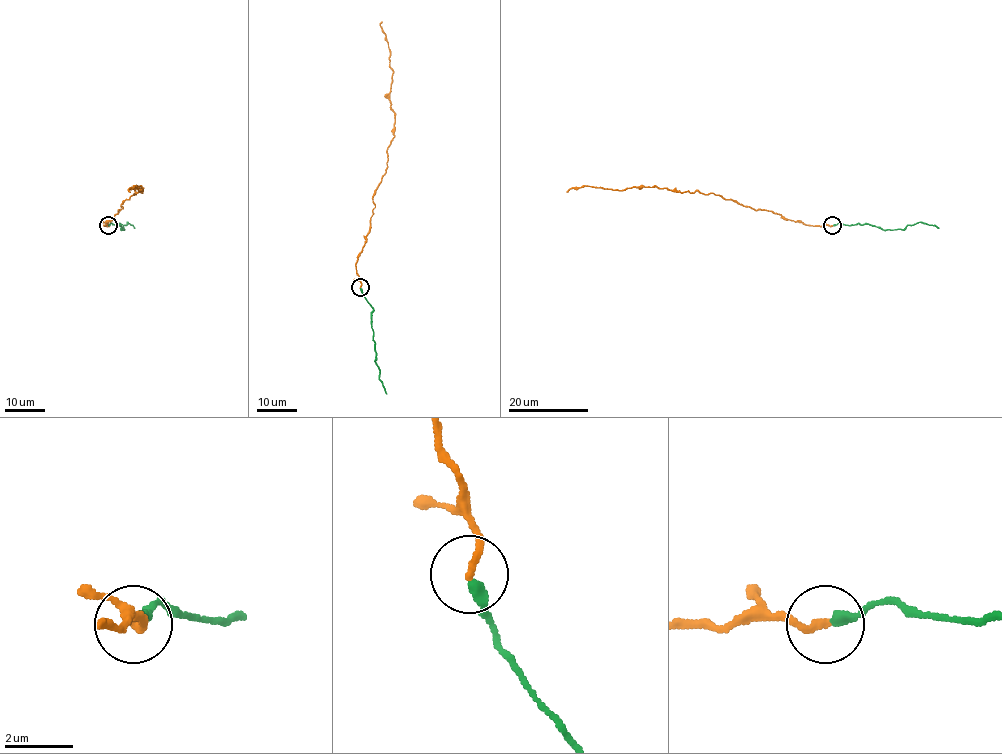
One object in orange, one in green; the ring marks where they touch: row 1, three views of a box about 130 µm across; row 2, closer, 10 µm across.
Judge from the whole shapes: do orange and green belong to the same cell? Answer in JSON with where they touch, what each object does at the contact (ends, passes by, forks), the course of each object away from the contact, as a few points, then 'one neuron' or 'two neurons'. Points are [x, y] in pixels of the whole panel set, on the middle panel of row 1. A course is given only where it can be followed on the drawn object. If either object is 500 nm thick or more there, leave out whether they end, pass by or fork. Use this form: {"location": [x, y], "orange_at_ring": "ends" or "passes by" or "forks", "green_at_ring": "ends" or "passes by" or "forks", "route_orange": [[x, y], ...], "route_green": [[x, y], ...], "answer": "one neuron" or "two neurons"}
{"location": [360, 287], "orange_at_ring": "ends", "green_at_ring": "ends", "route_orange": [[360, 288], [356, 263], [394, 136], [392, 72], [382, 22]], "route_green": [[360, 288], [373, 308], [371, 325], [375, 362], [386, 394]], "answer": "one neuron"}

